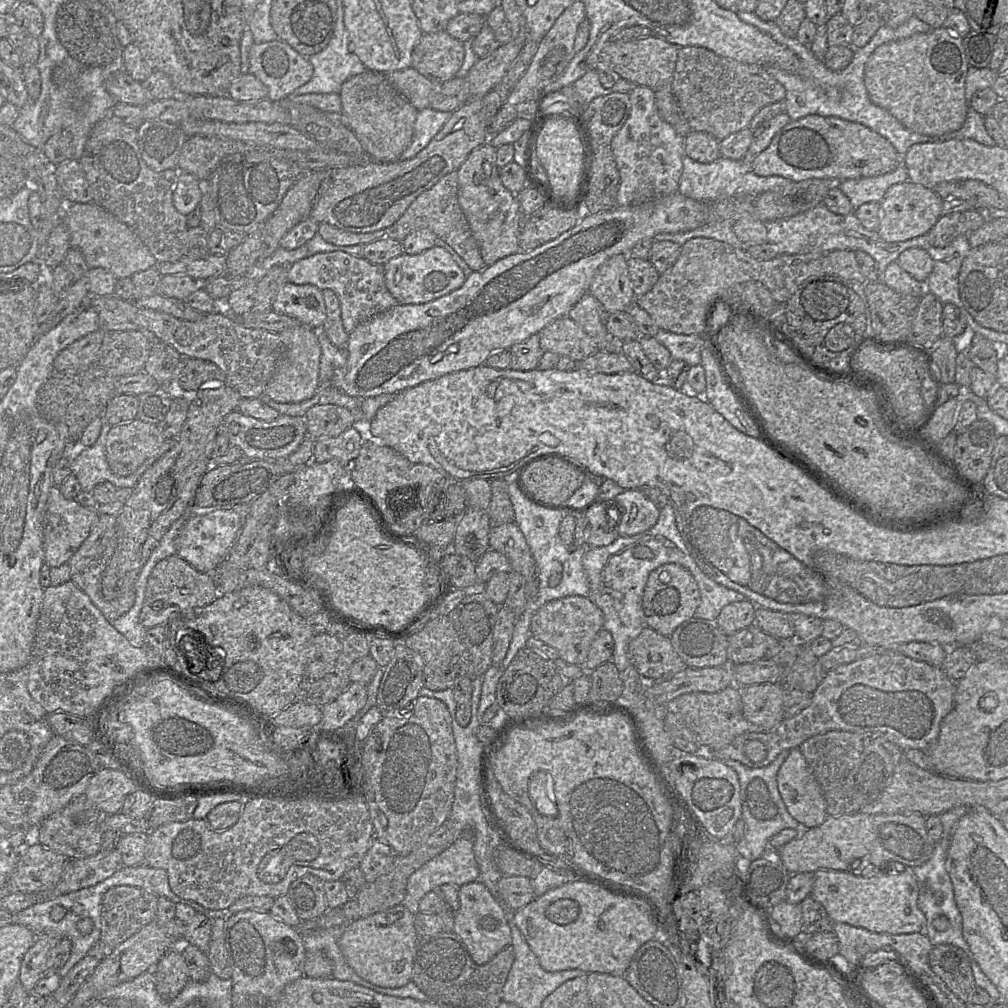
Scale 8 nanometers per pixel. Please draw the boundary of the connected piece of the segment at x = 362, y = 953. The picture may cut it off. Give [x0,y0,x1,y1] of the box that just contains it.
[338,904,418,988]

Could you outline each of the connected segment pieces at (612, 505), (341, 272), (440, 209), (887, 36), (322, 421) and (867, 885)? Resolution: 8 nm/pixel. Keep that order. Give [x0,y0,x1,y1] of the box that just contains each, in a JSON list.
[[585,500,622,547],[287,251,398,333],[317,170,487,271],[737,10,997,156],[304,404,355,440],[810,867,926,934]]

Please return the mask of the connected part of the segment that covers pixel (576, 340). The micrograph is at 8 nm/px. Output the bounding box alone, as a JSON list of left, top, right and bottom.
[538,316,600,361]

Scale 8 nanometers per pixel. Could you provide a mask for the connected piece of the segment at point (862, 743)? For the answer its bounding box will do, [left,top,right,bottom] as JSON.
[799,731,904,816]

